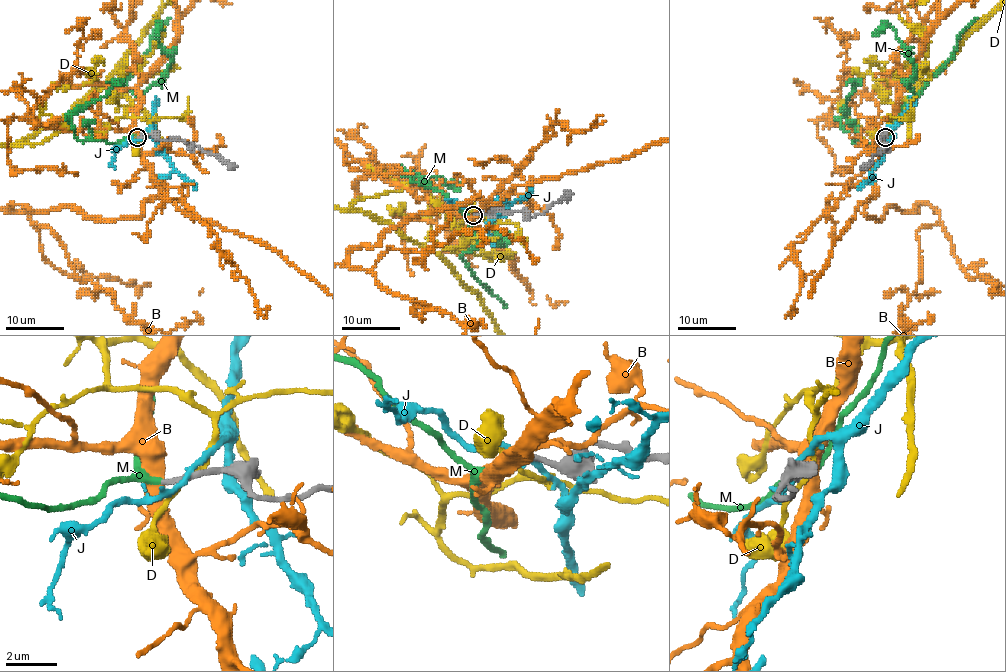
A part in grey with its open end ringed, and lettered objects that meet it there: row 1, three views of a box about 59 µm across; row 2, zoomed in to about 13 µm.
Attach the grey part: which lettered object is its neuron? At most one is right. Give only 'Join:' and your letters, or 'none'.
Join: M

